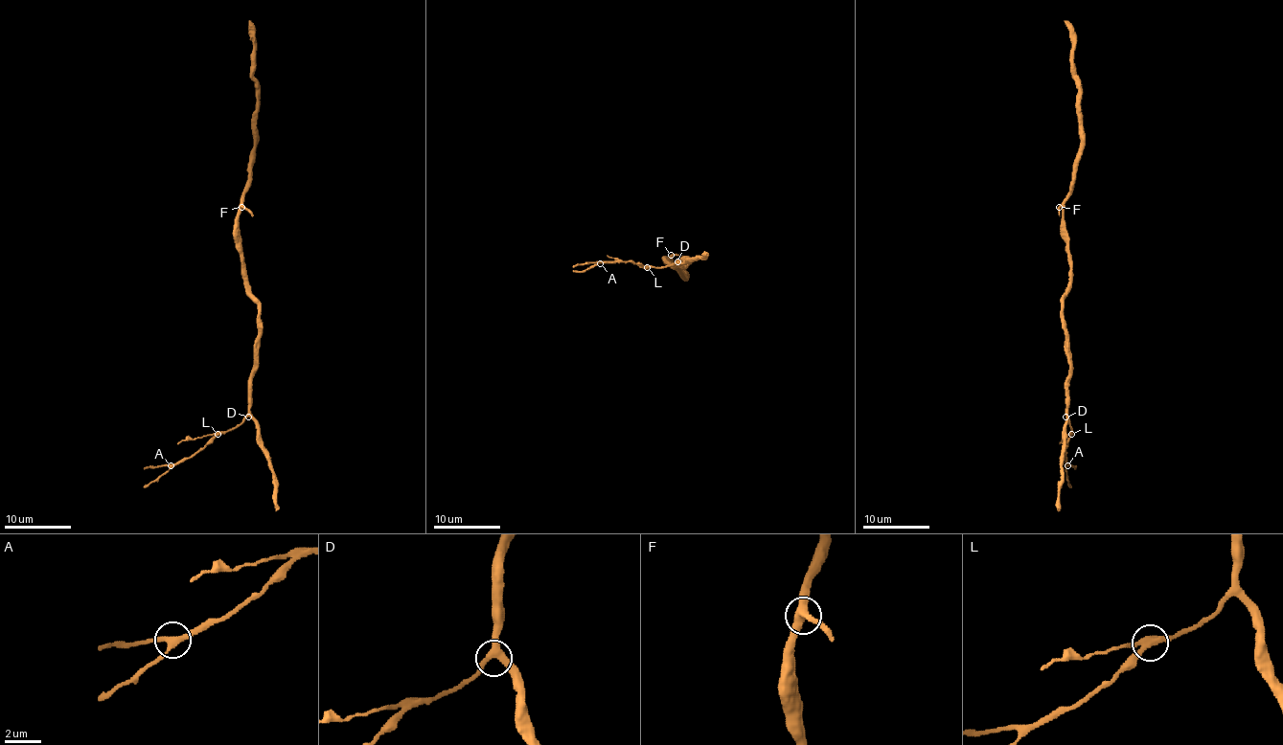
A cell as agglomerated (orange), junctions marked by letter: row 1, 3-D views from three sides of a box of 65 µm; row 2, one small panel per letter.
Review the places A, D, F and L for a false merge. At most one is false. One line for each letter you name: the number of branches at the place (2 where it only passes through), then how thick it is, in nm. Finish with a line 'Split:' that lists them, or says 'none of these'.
L: 3 branches meet; 320 nm thick
Split: L

